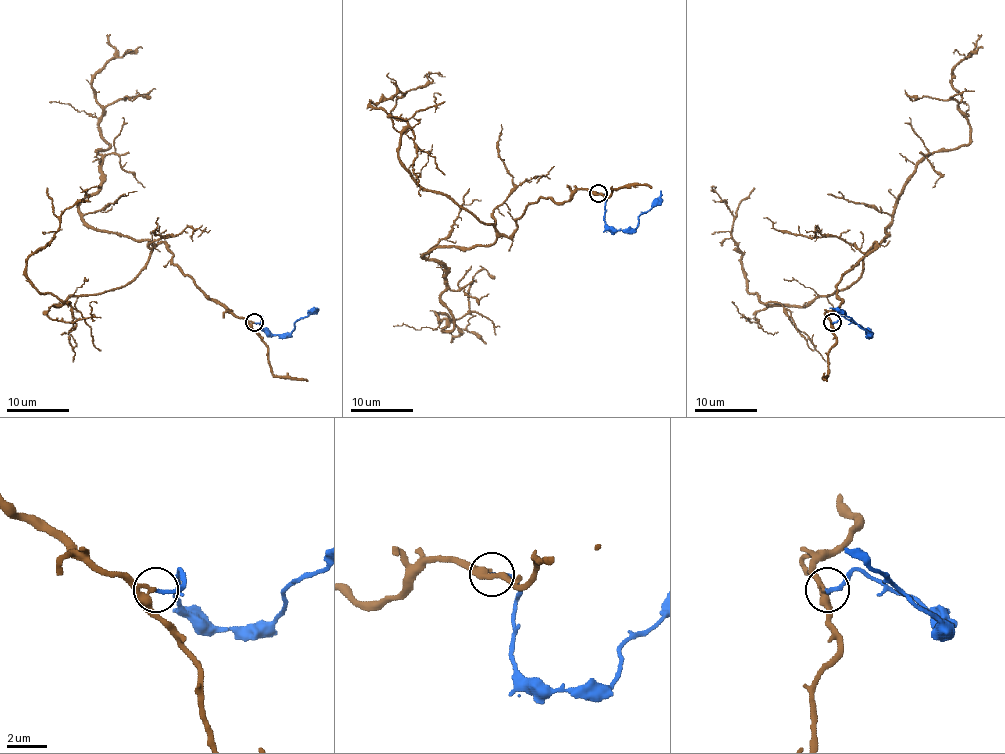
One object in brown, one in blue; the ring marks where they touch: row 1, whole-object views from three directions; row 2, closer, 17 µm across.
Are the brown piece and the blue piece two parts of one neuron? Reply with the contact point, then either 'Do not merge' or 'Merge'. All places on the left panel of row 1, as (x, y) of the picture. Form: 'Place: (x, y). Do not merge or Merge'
Place: (254, 322). Do not merge

